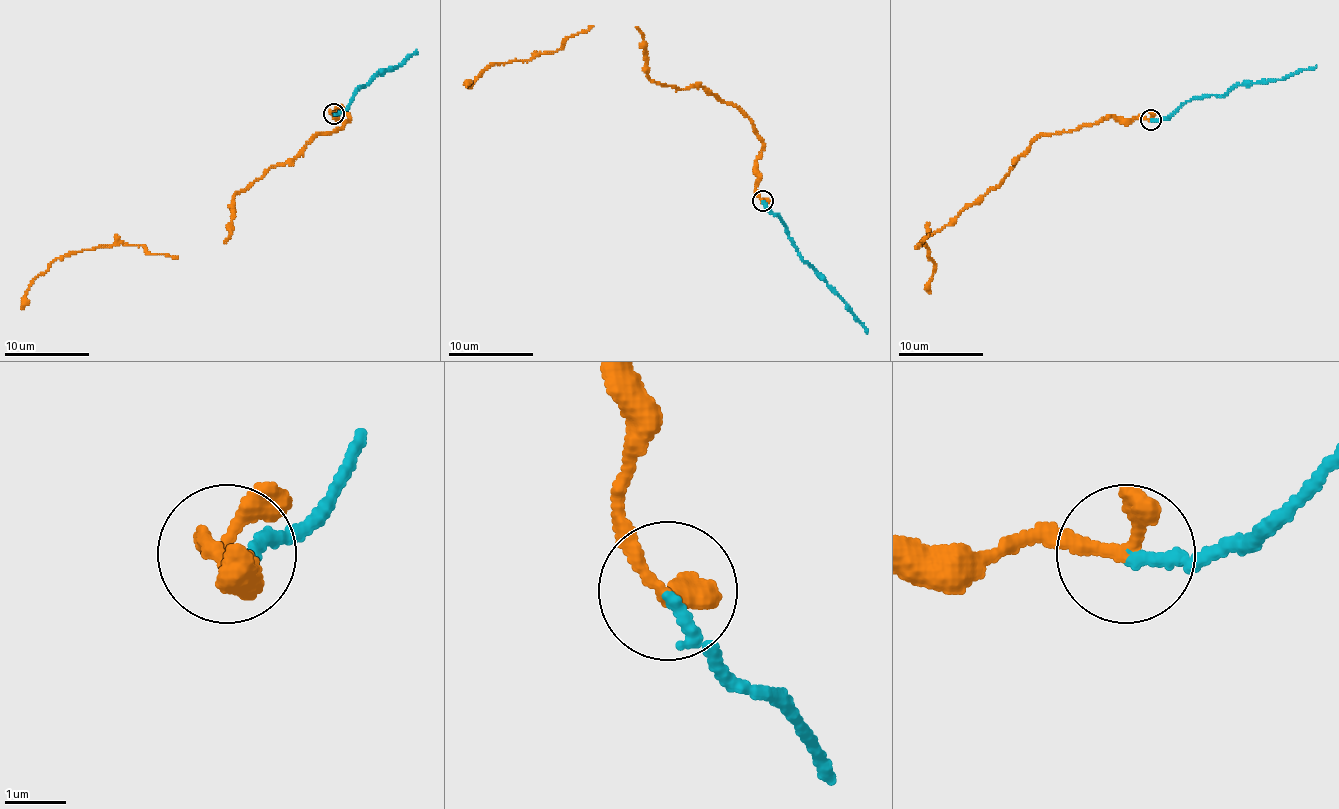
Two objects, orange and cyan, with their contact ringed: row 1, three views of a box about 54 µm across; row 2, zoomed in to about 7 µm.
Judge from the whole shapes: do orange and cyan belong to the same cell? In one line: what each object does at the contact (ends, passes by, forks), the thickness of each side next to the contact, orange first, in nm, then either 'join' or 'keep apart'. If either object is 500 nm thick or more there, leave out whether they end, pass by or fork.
orange passes by; cyan ends; calibres 220 and 200 nm; join

